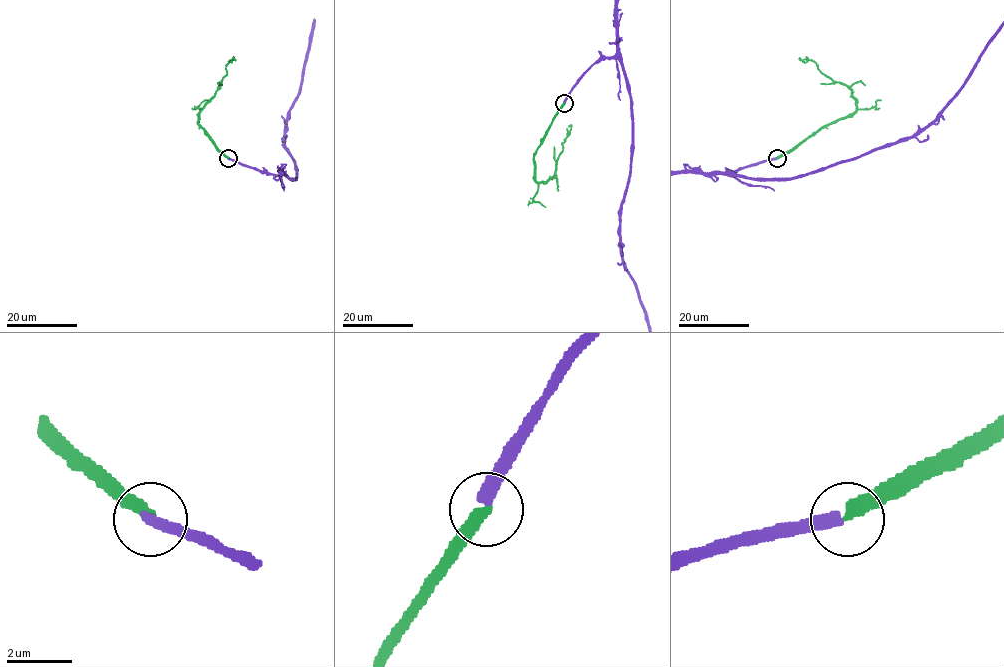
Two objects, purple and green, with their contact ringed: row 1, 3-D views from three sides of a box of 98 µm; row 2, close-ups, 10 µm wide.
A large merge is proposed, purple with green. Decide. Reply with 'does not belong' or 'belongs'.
does not belong

